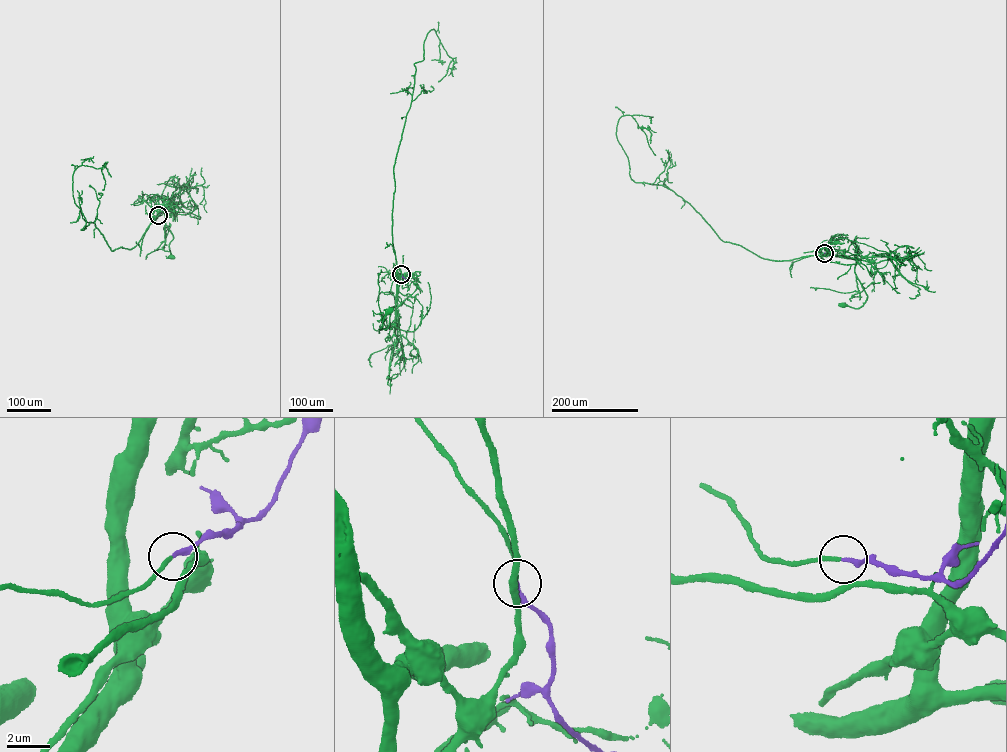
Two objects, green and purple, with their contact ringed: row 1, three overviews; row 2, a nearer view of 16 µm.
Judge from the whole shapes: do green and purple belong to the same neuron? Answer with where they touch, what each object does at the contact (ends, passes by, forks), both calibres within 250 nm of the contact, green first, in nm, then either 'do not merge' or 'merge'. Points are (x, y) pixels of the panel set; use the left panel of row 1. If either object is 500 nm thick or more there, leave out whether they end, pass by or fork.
(158, 215) | green passes by | purple ends | 140/240 nm | merge

